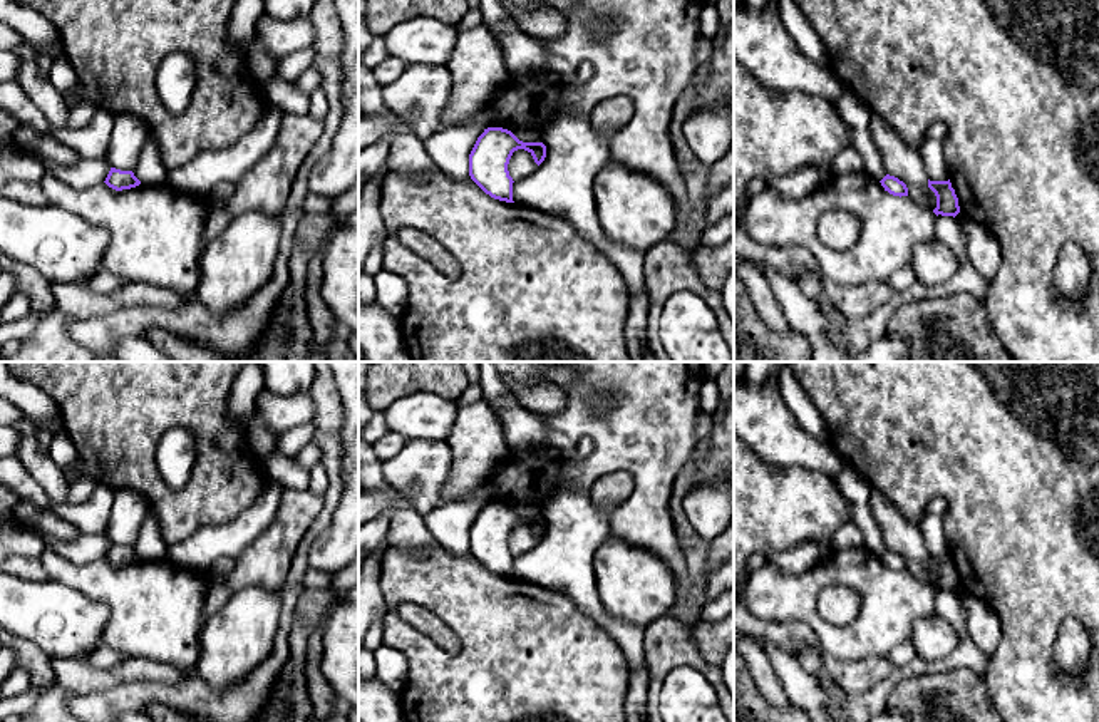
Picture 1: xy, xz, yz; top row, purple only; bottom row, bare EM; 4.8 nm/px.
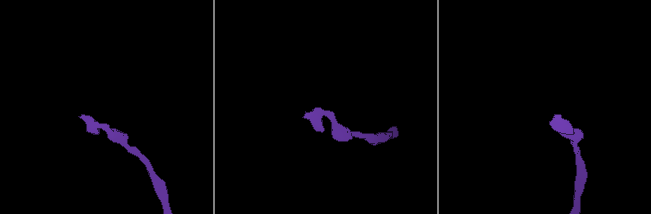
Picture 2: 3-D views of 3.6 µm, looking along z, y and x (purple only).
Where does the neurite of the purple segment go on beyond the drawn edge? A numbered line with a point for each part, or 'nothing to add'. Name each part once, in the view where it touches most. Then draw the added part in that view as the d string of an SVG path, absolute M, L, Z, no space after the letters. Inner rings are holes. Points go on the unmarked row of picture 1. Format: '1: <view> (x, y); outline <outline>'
nothing to add

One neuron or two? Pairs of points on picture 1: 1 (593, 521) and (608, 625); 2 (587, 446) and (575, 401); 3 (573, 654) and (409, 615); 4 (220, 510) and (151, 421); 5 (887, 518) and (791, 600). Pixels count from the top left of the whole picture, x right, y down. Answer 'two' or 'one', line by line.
1: one
2: two
3: two
4: one
5: two

